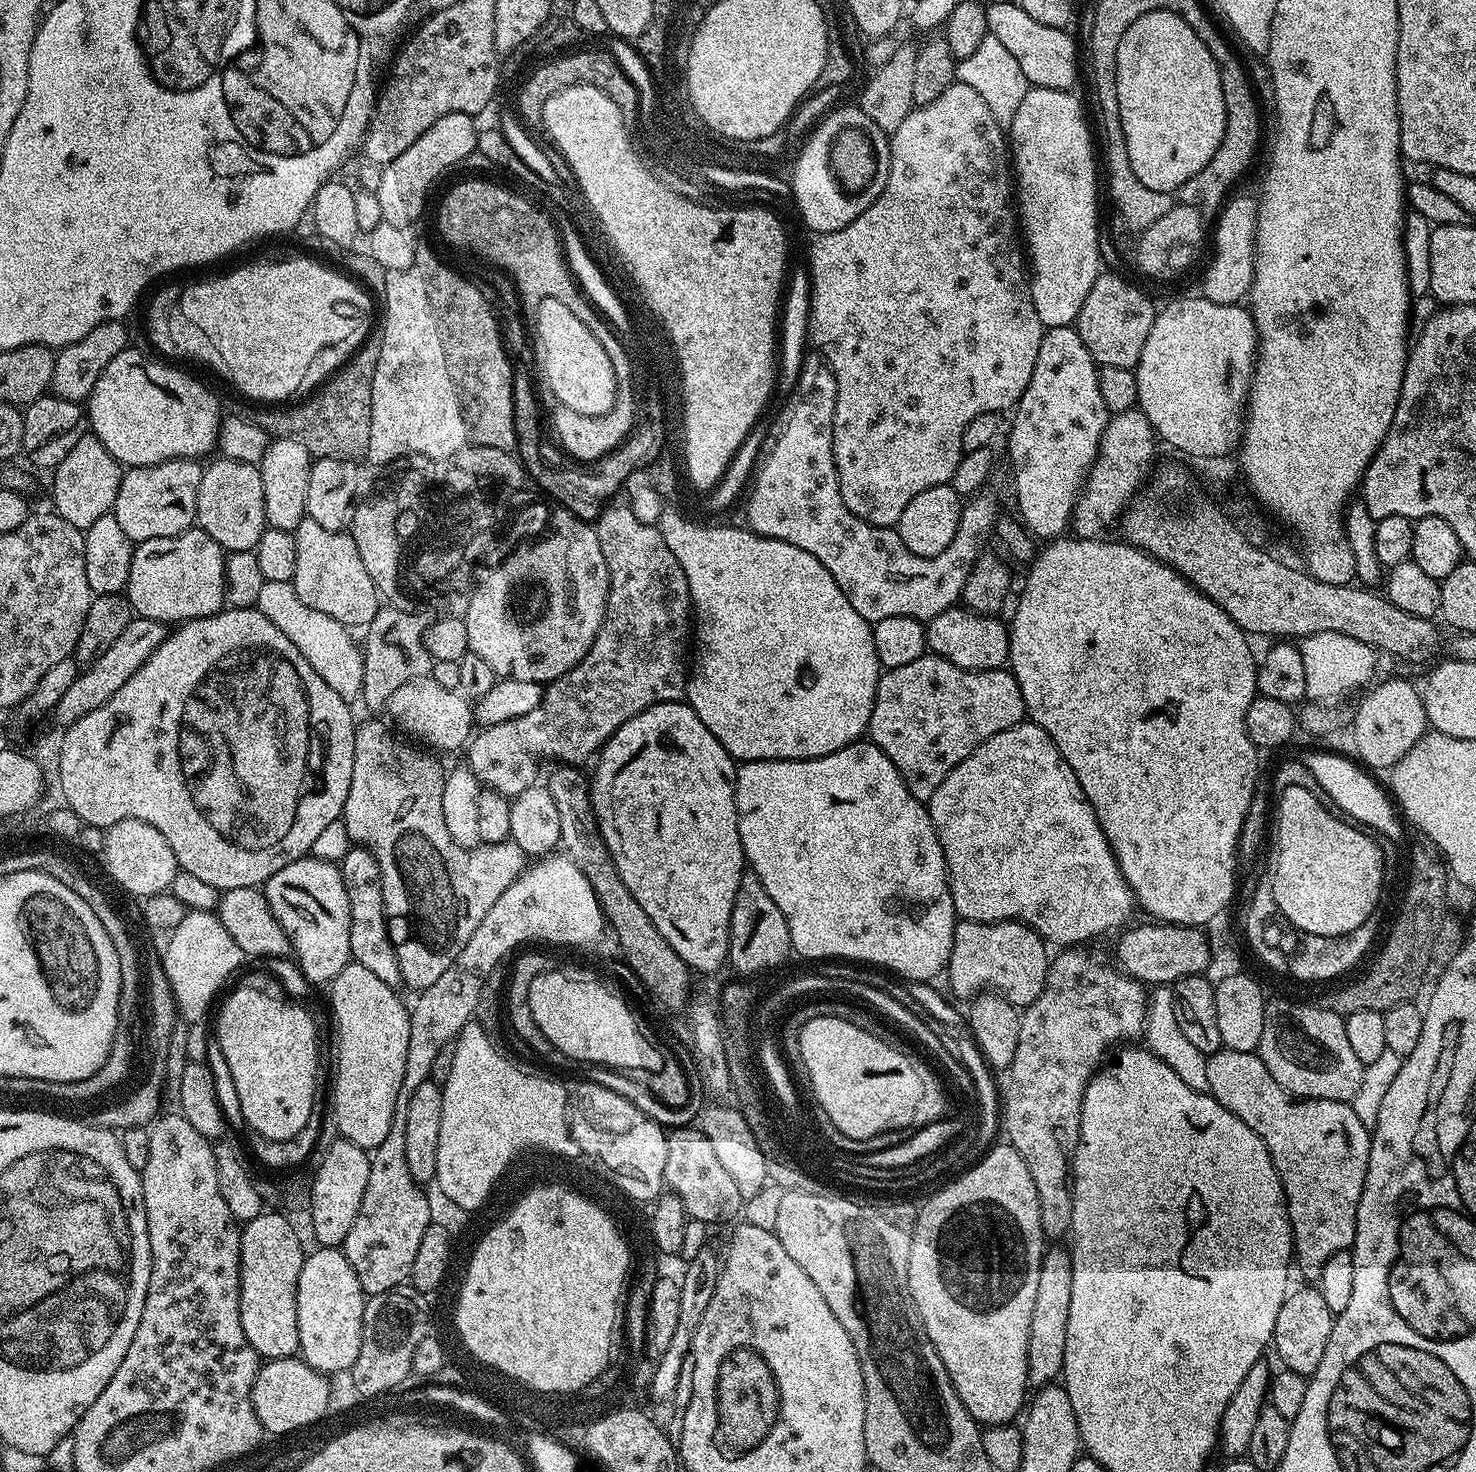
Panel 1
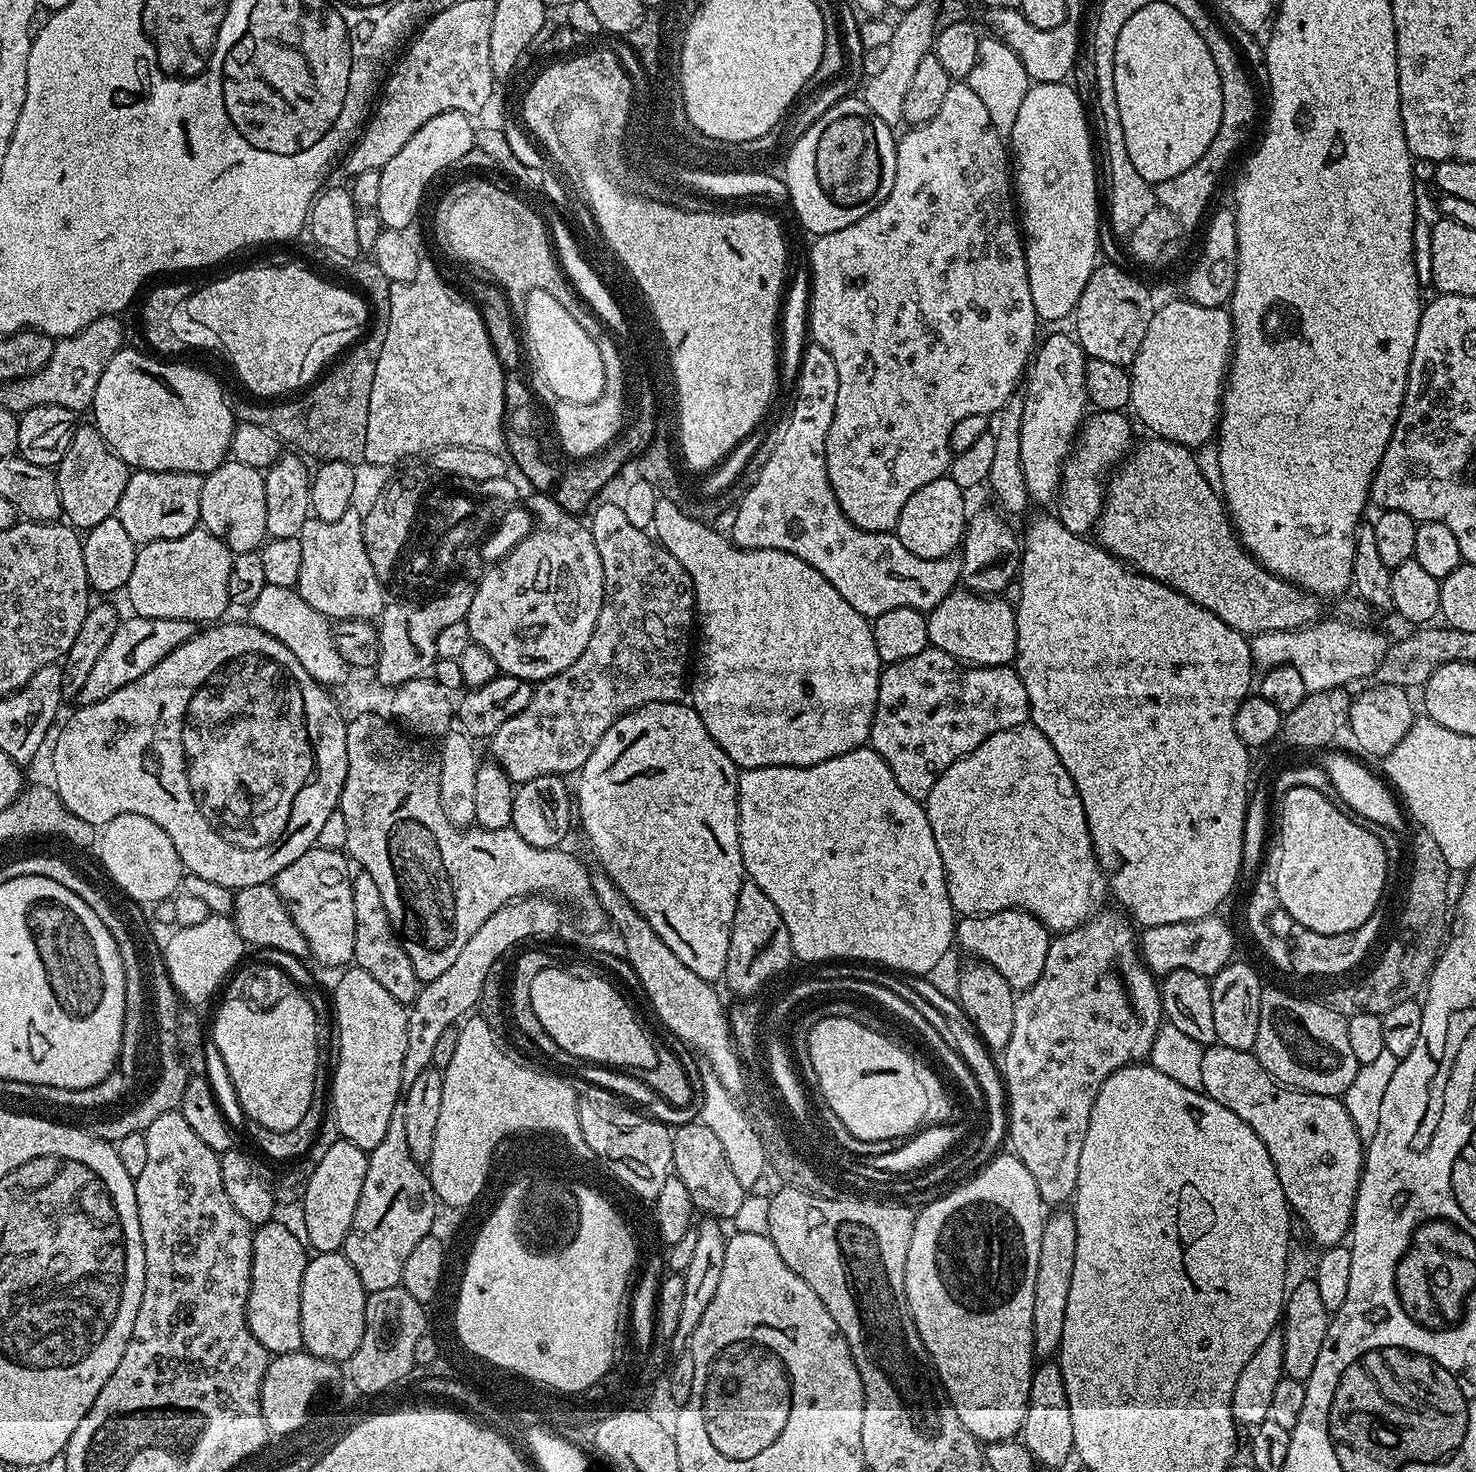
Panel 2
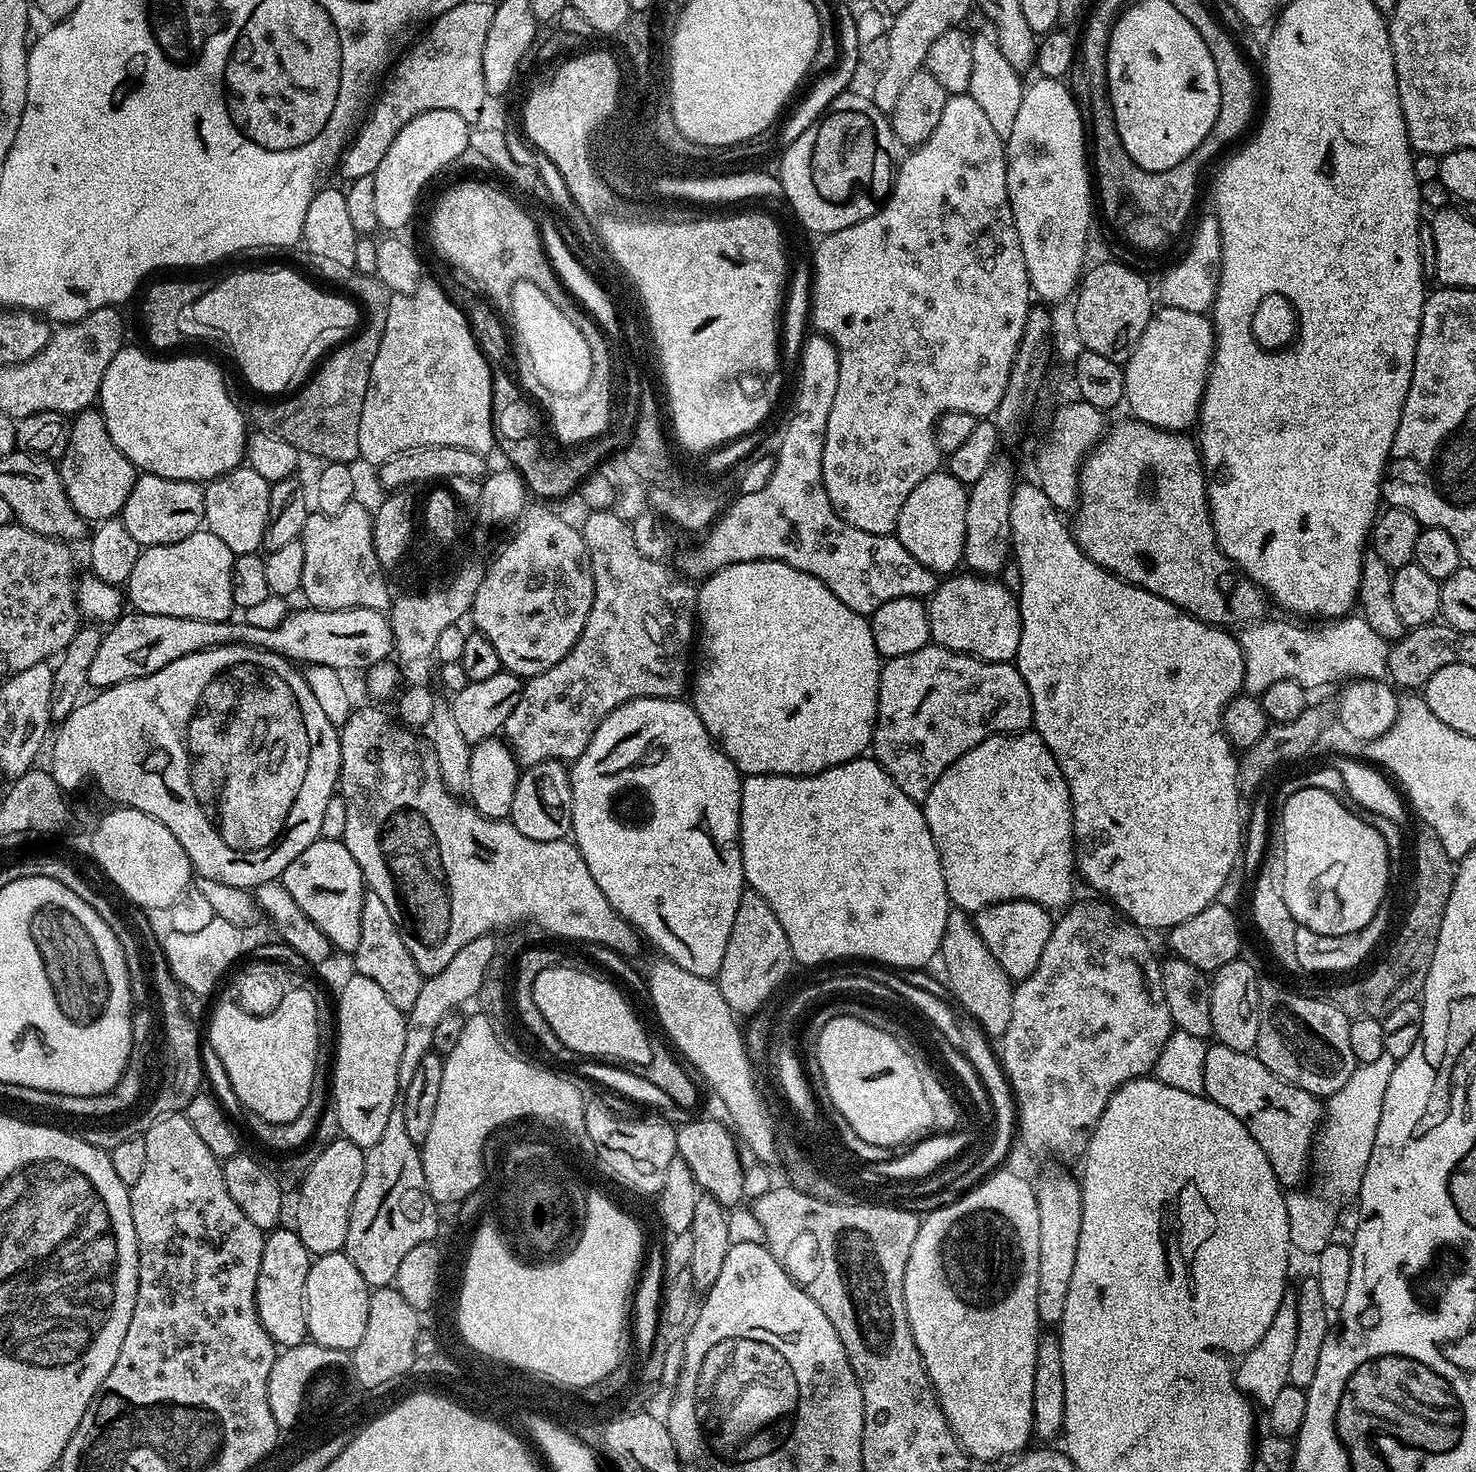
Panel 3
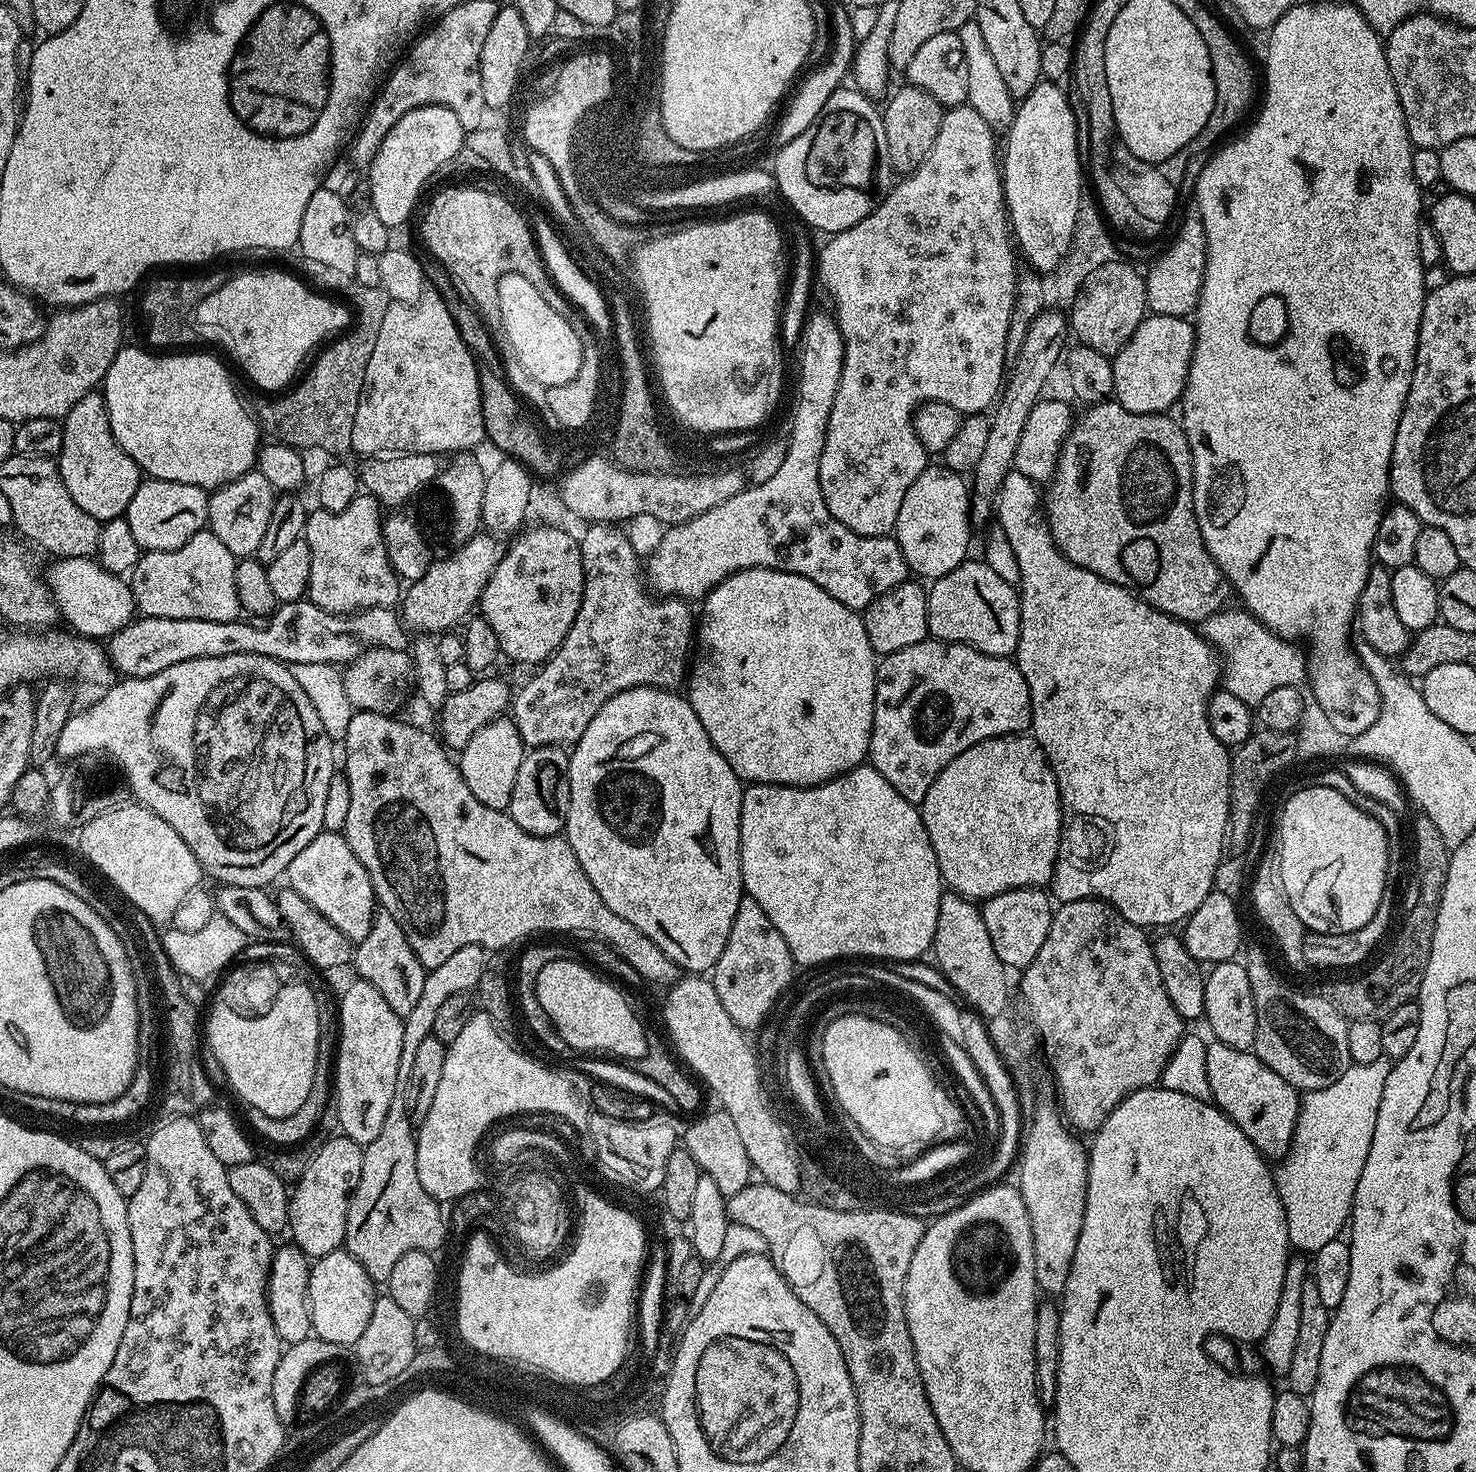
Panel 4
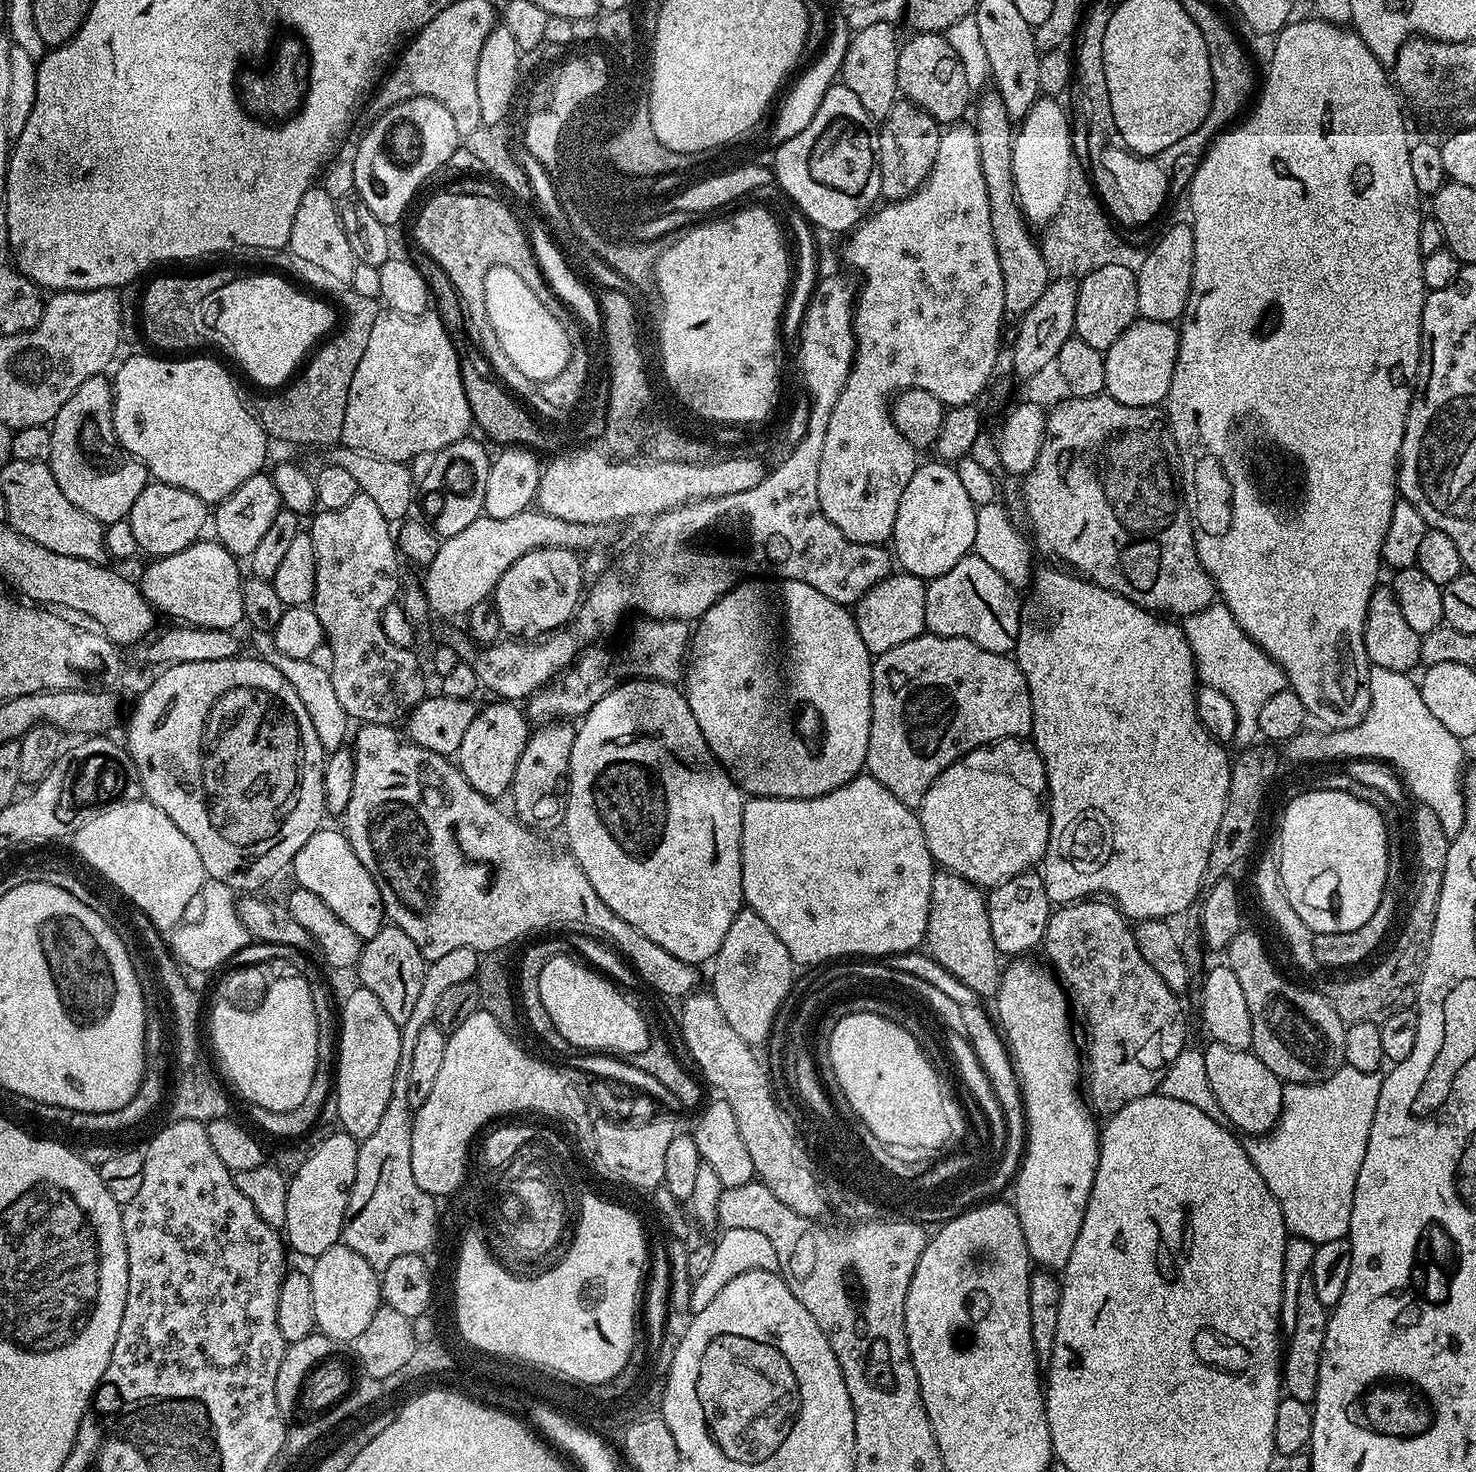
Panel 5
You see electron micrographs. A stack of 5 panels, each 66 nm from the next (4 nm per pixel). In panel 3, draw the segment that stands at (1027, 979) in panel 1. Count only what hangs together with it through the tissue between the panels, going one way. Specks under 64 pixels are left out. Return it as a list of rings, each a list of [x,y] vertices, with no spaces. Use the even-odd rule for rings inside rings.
[[[1011,900],[998,902],[975,913],[974,923],[982,942],[986,942],[986,950],[998,958],[998,966],[1006,970],[1012,981],[1019,982],[1034,974],[1034,966],[1038,966],[1038,958],[1042,958],[1042,950],[1050,938],[1054,916],[1041,904],[1029,900]]]

